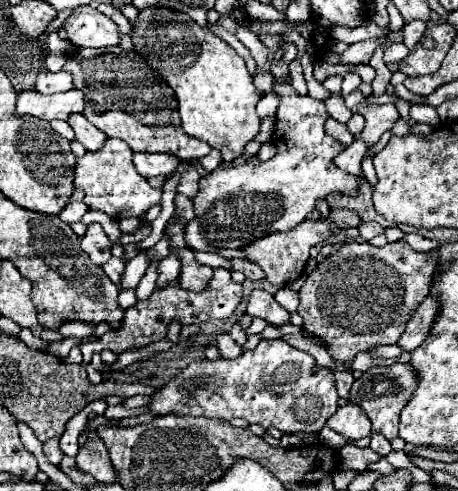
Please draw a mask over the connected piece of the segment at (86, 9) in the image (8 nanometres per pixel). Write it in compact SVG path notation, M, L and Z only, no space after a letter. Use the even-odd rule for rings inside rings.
M90 5L74 9L74 15L66 19L64 29L68 41L76 47L112 47L120 43L120 31L112 19L98 13Z

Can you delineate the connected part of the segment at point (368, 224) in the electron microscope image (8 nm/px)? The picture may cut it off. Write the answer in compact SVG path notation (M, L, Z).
M364 221L358 229L360 229L360 237L362 237L364 241L370 241L372 237L384 233L384 227L378 225L378 223L374 223L374 221Z

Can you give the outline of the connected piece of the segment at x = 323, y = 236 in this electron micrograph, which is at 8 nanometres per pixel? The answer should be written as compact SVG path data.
M330 209L330 215L326 219L320 219L320 217L306 219L300 225L296 225L296 229L290 229L284 233L272 233L268 237L254 241L242 253L246 253L254 263L258 263L262 267L262 271L266 273L266 281L270 281L272 285L284 287L304 273L304 265L306 265L306 261L310 257L310 249L314 245L328 243L332 235L340 233L346 227L358 227L360 221L362 219L356 217L356 213L352 213L352 209Z

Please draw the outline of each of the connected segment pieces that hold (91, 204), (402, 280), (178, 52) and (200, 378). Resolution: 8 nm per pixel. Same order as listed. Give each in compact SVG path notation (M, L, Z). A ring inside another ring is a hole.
M108 139L100 151L88 151L84 157L80 157L76 161L74 185L86 193L84 203L88 209L102 211L116 221L124 217L140 217L162 197L162 189L150 187L148 179L136 173L132 151L120 139Z
M404 241L388 243L384 247L374 247L370 243L346 243L334 255L326 257L326 261L320 263L306 277L306 283L298 291L298 315L304 319L302 327L324 343L336 363L350 367L358 351L368 351L378 345L394 345L400 339L406 329L408 317L412 317L418 305L428 297L434 269L436 257L428 257L428 253L414 251Z
M144 9L138 21L132 23L132 41L136 51L156 69L166 83L174 89L178 97L178 111L182 117L184 133L206 141L210 147L222 153L222 163L230 163L244 155L244 147L260 133L260 117L256 113L256 103L262 99L262 91L252 83L244 59L220 37L216 37L210 27L196 25L188 15L174 13L170 9Z
M260 341L254 351L244 351L240 357L230 361L194 361L190 363L178 377L174 377L168 385L152 395L150 411L156 415L192 415L192 417L210 417L230 421L234 417L246 419L248 423L256 423L264 429L276 427L282 433L300 433L312 431L318 433L326 419L334 415L338 409L338 393L334 387L332 371L320 367L312 355L290 347L286 341Z

